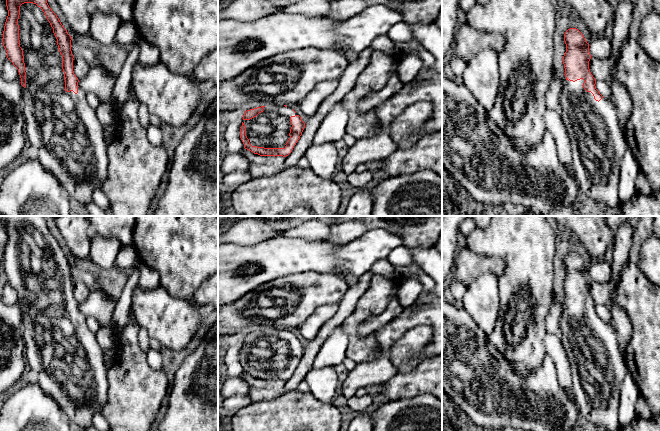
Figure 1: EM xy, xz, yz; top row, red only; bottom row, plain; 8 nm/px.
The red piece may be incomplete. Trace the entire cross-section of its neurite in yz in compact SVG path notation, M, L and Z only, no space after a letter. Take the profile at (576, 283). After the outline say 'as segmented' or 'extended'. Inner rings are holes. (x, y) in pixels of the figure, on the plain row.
M576 252L568 253L564 258L566 276L563 280L565 298L560 317L560 334L572 371L572 390L580 414L585 422L594 424L600 431L616 431L619 428L617 407L620 404L620 385L628 372L625 359L621 354L616 333L613 327L603 321L596 313L596 303L590 296L589 268L583 258Z; extended

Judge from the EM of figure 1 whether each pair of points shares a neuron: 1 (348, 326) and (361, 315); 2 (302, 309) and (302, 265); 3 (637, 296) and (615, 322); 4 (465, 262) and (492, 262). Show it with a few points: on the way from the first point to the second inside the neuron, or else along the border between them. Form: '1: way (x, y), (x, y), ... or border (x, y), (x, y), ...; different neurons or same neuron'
1: way (351, 323), (358, 316); same neuron
2: border (325, 273), (298, 272), (279, 278); different neurons
3: border (616, 302), (627, 315), (631, 323), (632, 333); different neurons
4: way (472, 262), (485, 262); same neuron

